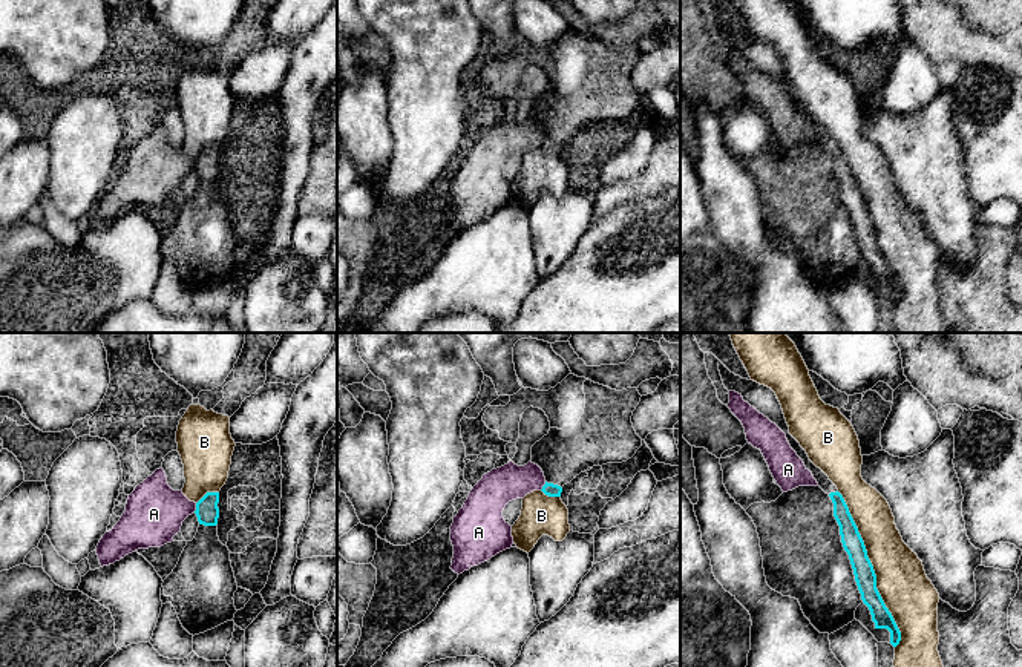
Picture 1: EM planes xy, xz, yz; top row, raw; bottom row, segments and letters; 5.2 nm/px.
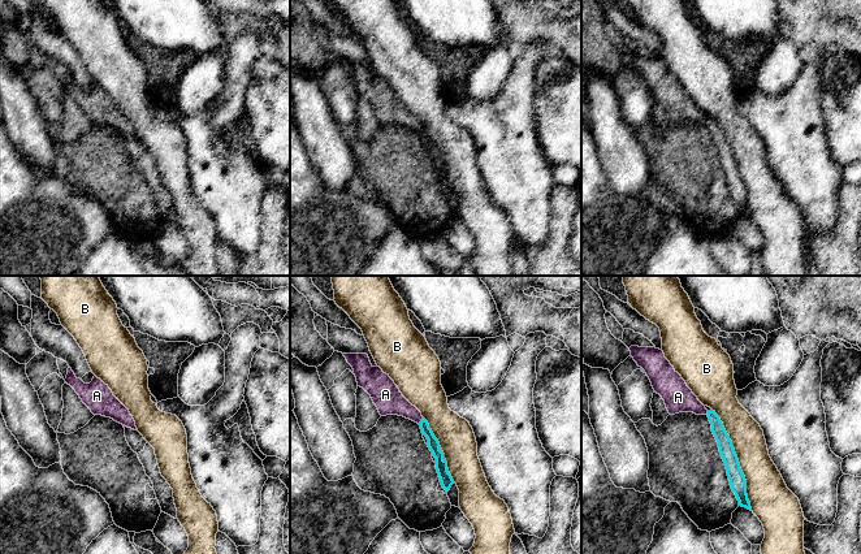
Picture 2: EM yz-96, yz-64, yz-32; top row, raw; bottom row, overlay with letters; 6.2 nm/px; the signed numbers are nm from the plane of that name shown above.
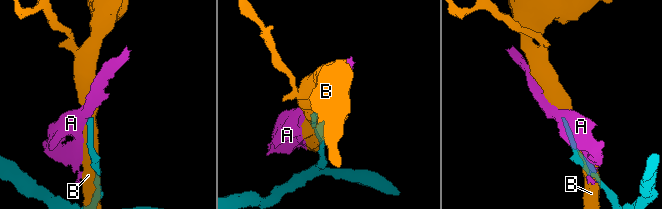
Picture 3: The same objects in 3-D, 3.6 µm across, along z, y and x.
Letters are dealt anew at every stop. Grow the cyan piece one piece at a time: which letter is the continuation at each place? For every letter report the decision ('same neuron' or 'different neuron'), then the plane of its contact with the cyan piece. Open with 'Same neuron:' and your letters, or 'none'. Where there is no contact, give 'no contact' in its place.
Same neuron: none
A: different neuron; meets cyan in xy
B: different neuron; meets cyan in yz

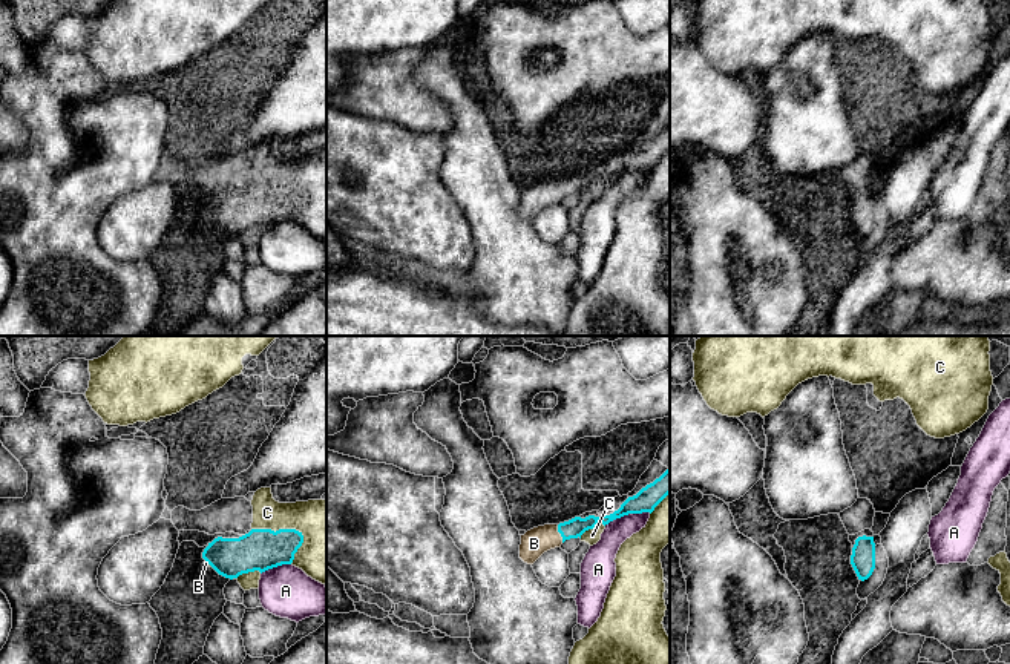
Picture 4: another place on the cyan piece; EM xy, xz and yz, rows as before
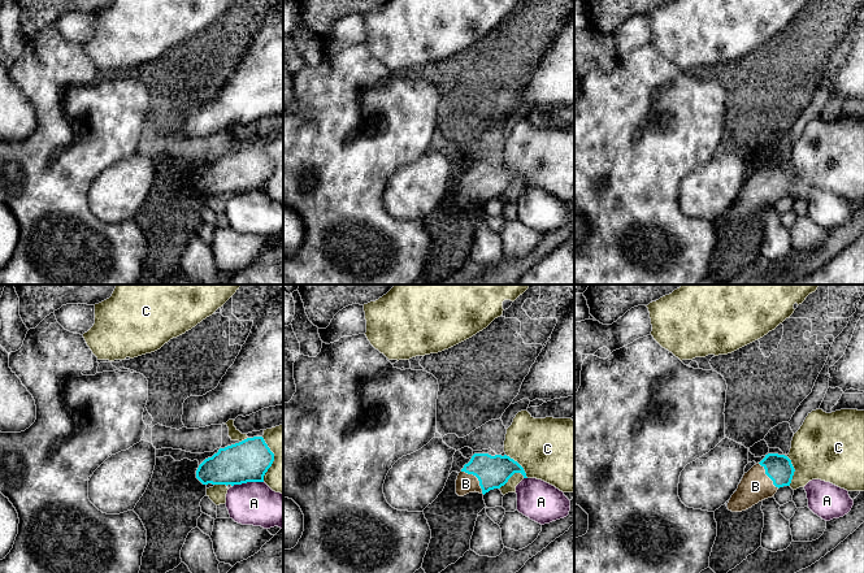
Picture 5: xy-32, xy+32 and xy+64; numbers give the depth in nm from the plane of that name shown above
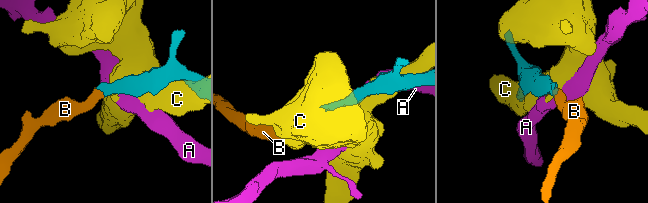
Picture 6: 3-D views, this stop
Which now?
Same neuron: B
A: different neuron; meets cyan in xz
B: same neuron; meets cyan in xz
C: different neuron; meets cyan in xy

